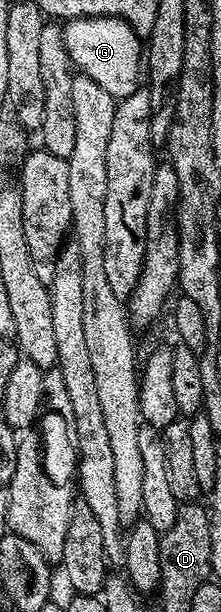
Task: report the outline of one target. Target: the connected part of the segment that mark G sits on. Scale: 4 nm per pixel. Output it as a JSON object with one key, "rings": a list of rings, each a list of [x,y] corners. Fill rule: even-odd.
{"rings":[[[71,18],[62,26],[62,43],[66,46],[71,63],[79,66],[77,69],[81,73],[96,80],[114,99],[127,98],[139,90],[138,77],[144,74],[144,42],[138,31],[122,18]]]}

